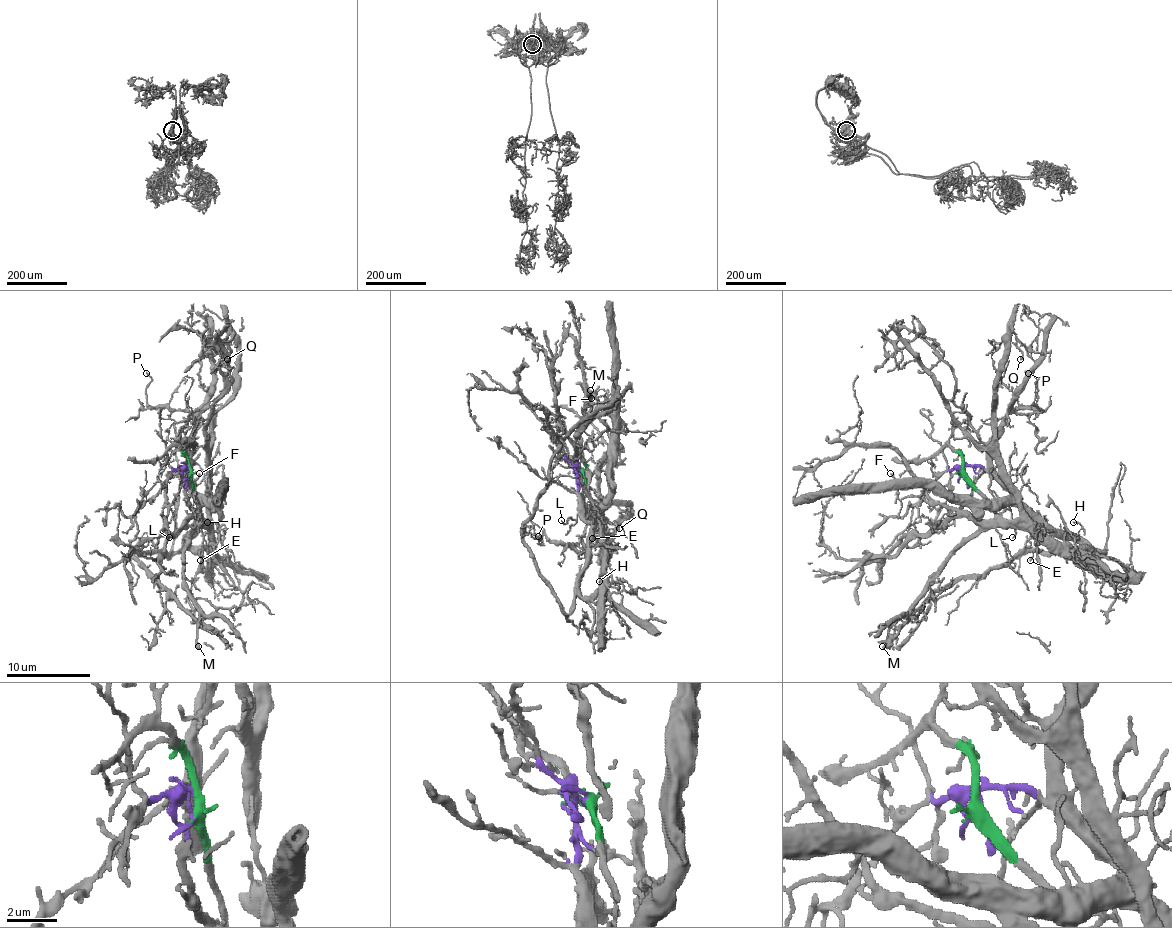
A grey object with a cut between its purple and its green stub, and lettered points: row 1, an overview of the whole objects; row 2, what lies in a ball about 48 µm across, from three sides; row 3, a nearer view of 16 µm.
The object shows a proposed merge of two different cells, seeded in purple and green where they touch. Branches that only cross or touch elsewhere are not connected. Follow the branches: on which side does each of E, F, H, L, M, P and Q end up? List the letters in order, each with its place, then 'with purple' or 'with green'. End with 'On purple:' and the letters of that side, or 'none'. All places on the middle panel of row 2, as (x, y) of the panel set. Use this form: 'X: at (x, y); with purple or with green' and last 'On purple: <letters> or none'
E: at (592, 538); with green
F: at (591, 398); with green
H: at (599, 581); with green
L: at (561, 520); with purple
M: at (590, 390); with green
P: at (538, 536); with purple
Q: at (619, 528); with green
On purple: L, P

